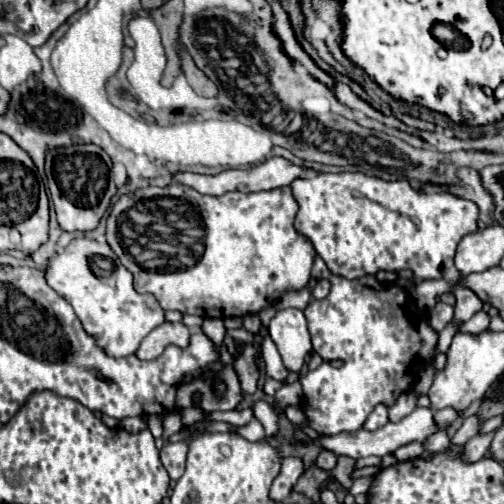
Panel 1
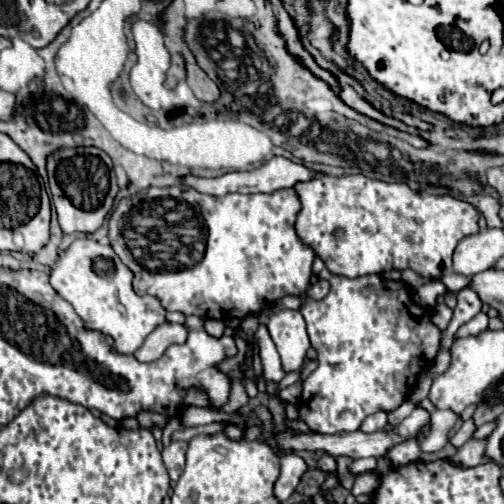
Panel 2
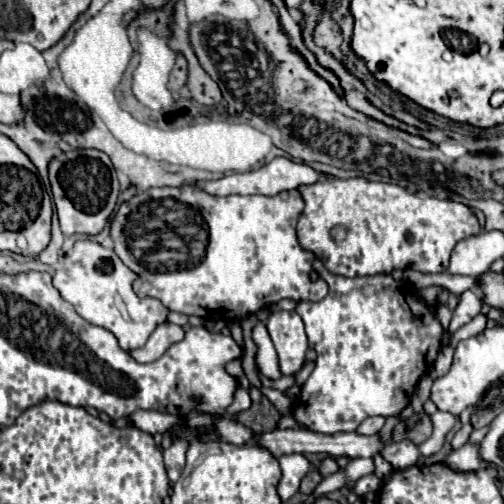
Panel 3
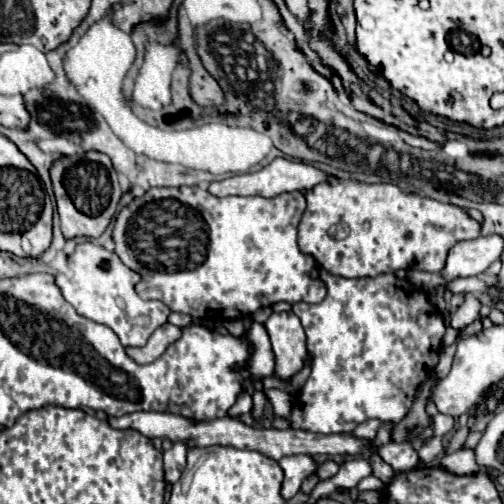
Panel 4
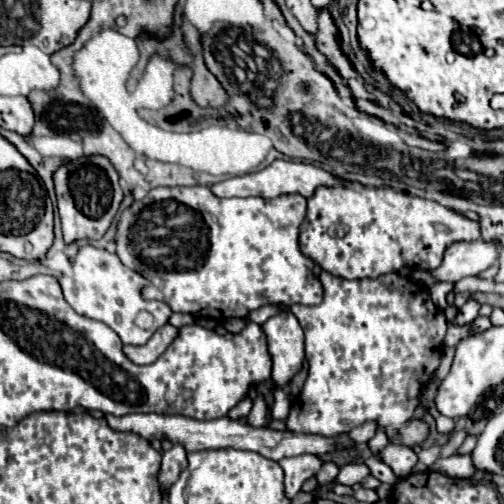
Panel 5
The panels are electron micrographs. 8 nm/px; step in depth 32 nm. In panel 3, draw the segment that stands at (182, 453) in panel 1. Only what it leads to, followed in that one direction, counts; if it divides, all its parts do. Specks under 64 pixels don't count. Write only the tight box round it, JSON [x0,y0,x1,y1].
[164,440,188,482]

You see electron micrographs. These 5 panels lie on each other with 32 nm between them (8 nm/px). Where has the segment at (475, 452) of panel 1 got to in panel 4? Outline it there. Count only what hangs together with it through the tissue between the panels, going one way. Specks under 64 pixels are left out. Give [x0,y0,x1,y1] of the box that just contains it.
[436,450,480,476]

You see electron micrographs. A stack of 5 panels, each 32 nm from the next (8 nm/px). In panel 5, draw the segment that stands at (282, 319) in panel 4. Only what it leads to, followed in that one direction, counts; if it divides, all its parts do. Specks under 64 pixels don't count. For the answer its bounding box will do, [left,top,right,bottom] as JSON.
[262,312,304,388]

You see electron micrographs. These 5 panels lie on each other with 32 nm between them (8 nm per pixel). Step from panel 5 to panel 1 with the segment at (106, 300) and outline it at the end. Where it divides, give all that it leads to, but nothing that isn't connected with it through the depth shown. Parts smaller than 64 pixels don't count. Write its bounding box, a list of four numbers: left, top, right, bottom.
[46,238,164,356]

